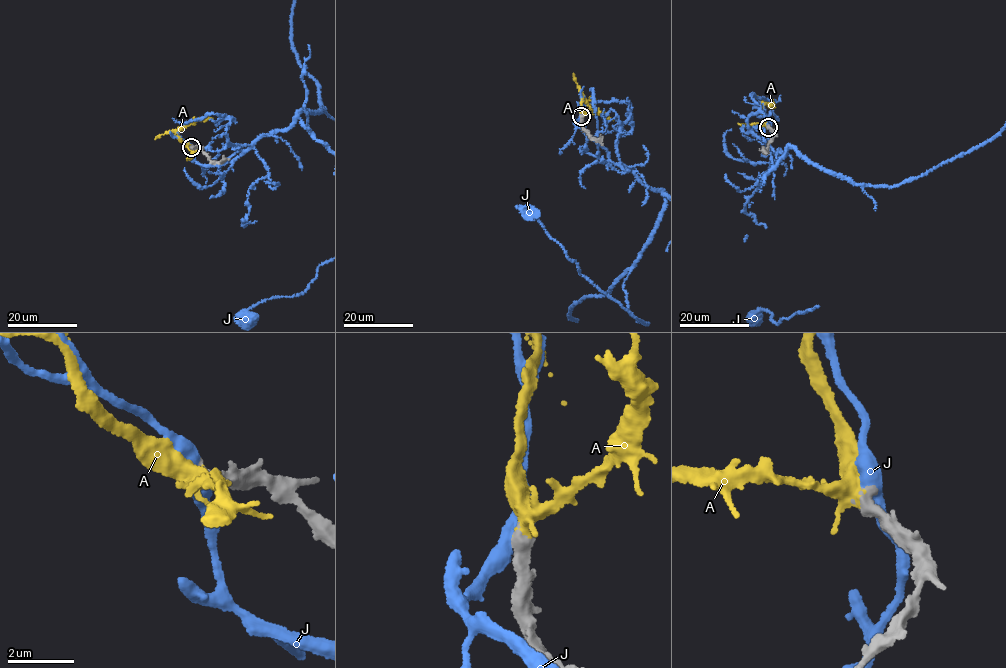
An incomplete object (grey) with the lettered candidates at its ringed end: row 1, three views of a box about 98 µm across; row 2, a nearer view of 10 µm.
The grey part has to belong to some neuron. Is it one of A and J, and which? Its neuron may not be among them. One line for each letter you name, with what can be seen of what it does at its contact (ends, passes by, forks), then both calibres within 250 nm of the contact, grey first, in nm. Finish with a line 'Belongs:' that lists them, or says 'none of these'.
A: it forks there; 460 nm thick on the grey side, 340 nm on the other
Belongs: A

